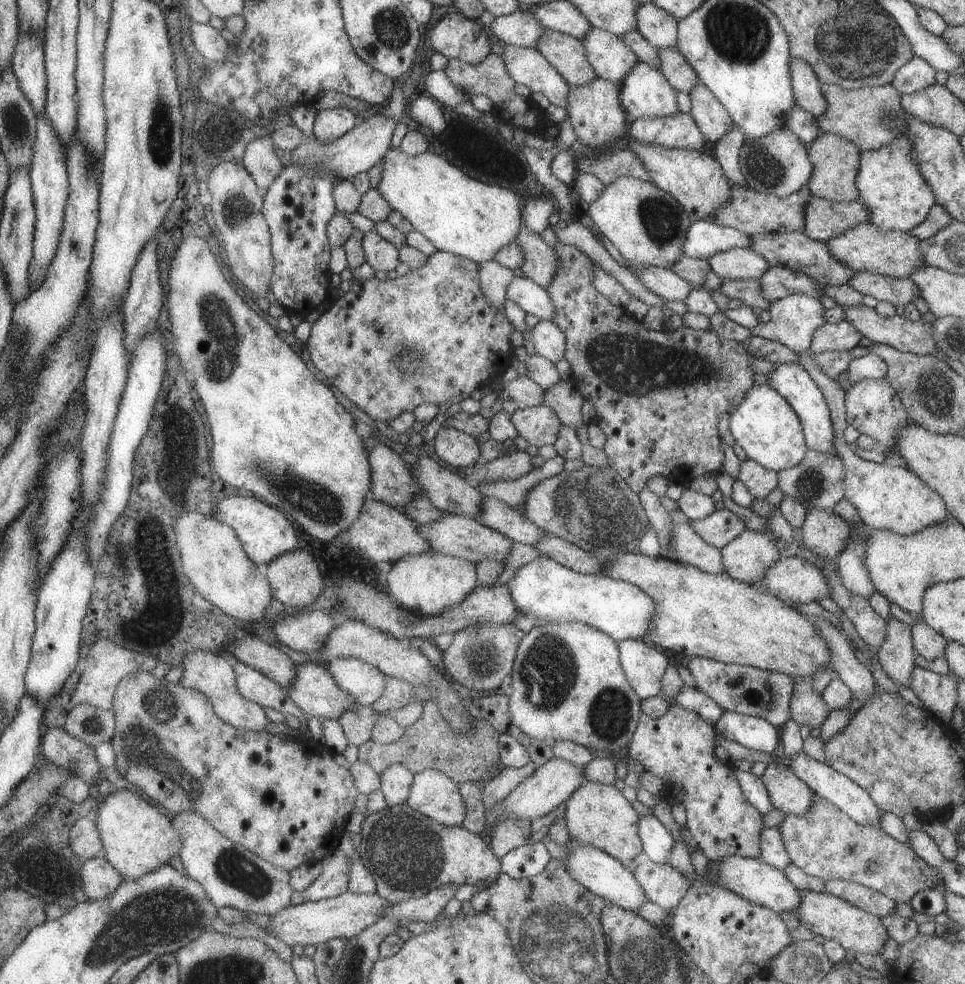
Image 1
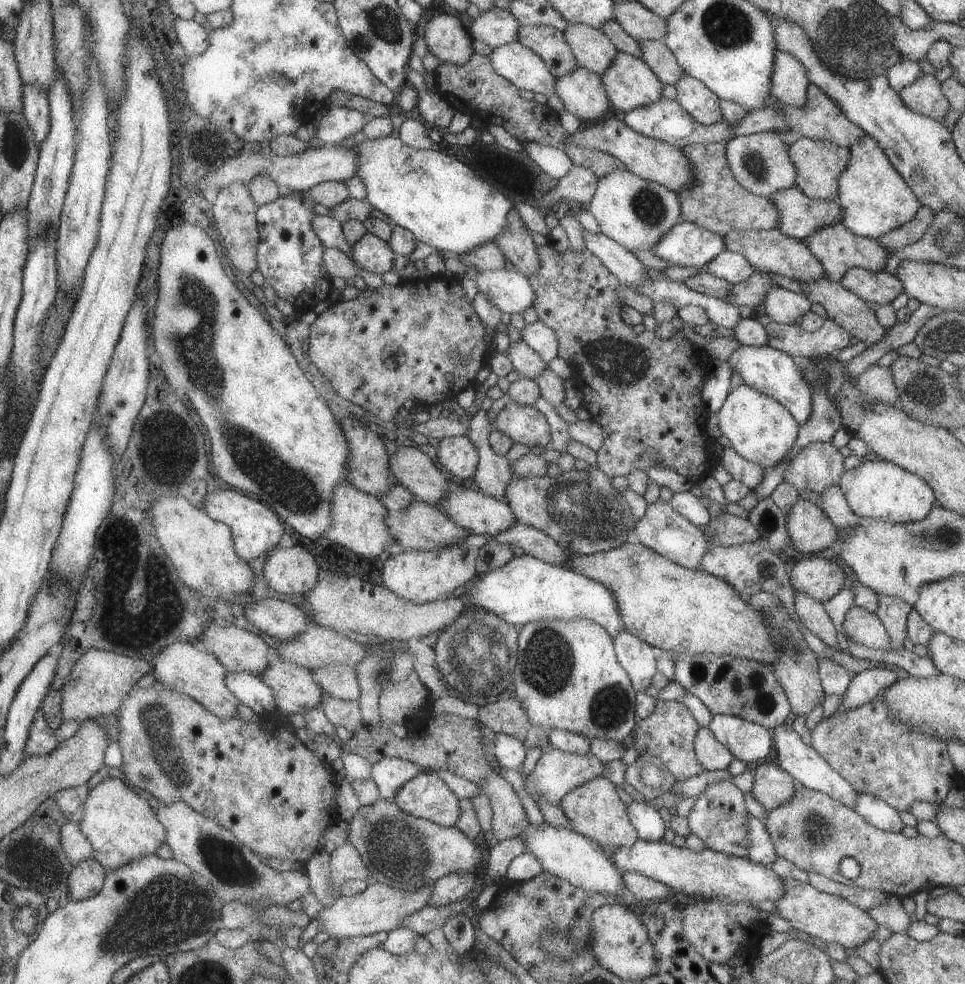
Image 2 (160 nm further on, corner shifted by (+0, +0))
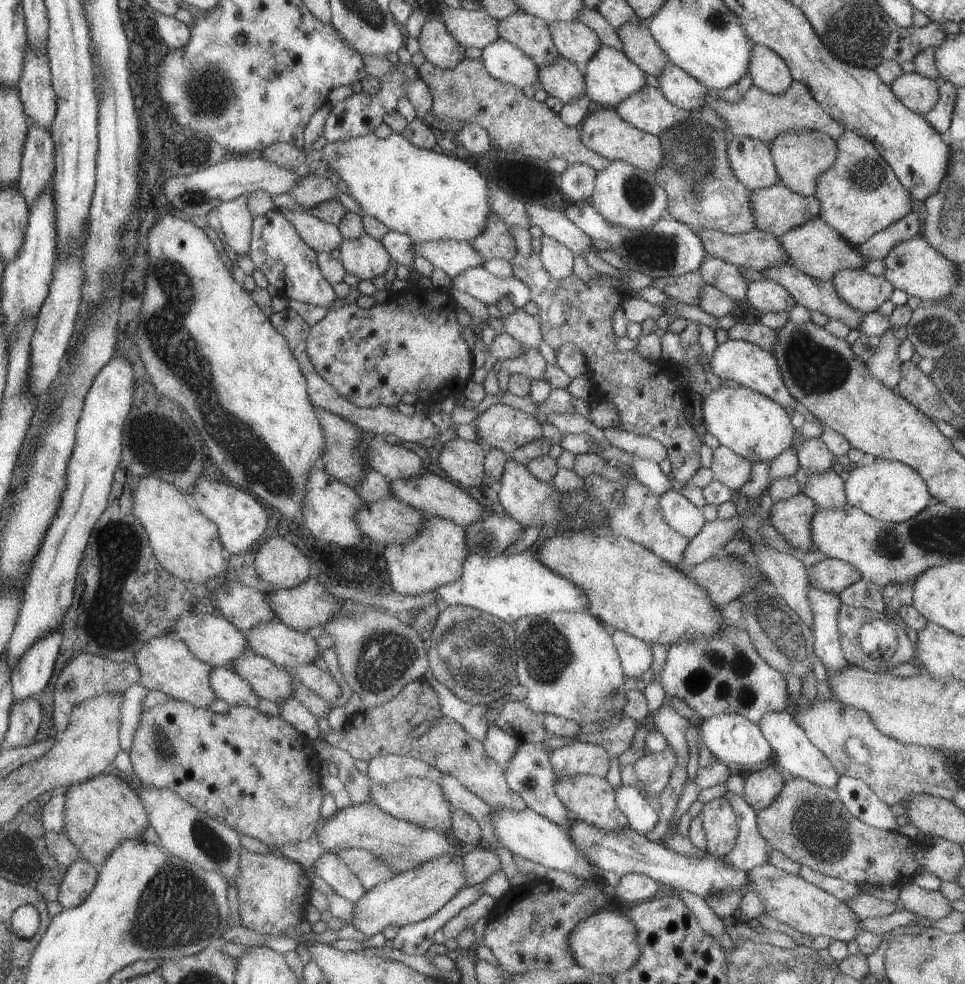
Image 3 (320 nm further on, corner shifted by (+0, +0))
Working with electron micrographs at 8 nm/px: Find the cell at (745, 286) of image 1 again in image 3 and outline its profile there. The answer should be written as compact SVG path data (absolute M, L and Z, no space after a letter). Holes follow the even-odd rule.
M693 271L676 277L659 277L652 279L651 286L661 290L671 301L683 304L698 304L700 286L704 285L701 275Z

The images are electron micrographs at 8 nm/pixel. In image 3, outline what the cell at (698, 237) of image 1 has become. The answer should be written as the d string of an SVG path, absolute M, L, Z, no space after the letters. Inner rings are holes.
M579 201L571 204L564 213L591 240L605 241L608 244L608 250L613 250L621 260L625 260L628 270L641 272L651 279L676 277L697 271L701 261L707 255L693 229L668 215L659 217L657 222L647 228L628 231L621 225L610 223L587 202Z

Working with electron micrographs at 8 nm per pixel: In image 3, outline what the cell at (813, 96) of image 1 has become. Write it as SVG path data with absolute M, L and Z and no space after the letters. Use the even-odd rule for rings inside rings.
M752 43L747 73L751 77L752 85L778 95L787 90L792 81L787 65L770 48Z

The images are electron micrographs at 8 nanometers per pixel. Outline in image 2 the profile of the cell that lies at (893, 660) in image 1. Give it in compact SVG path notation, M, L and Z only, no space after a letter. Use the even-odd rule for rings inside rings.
M879 594L877 600L878 605L875 614L888 632L890 638L888 650L900 649L903 647L903 641L906 637L906 618L913 606L900 598L889 595Z

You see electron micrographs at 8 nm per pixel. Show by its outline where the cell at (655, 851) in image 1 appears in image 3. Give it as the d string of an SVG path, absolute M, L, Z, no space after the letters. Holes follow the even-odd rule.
M636 785L614 787L614 797L617 808L627 817L629 828L645 835L655 826L657 812L647 803Z

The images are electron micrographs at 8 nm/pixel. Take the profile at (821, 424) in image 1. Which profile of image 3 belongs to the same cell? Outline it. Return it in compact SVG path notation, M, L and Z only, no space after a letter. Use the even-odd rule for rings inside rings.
M727 339L718 344L711 353L708 360L710 372L719 376L721 380L733 380L744 387L766 396L785 408L799 407L796 400L789 394L787 387L783 384L780 372L771 352L764 351L756 344L744 340Z

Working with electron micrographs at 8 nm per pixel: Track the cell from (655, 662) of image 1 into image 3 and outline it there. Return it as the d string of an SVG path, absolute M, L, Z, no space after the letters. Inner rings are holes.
M617 629L610 637L617 651L623 674L629 678L639 678L639 675L651 666L650 644Z

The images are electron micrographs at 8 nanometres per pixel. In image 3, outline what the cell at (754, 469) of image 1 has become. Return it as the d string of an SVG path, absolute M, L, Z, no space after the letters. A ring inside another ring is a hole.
M719 445L712 451L712 463L709 470L713 478L728 489L737 491L749 478L751 463L742 456L736 455L726 446Z

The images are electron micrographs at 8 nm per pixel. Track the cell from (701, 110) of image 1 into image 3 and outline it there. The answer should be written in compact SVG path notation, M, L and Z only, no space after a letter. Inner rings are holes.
M667 60L663 70L655 78L658 89L667 102L686 111L701 110L700 106L704 104L709 90L684 70Z

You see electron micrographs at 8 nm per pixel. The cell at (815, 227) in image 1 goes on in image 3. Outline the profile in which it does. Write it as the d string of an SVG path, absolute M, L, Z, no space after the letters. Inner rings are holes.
M779 180L774 185L753 189L748 199L754 228L774 237L818 216L819 201L815 195L802 197Z

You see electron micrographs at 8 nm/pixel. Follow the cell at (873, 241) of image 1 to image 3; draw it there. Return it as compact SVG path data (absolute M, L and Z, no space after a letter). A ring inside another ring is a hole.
M818 216L806 220L799 226L787 229L783 234L775 237L779 246L788 257L787 262L803 274L832 282L832 276L841 269L856 269L863 267L867 260L855 250L846 240L843 240L831 227L828 227Z

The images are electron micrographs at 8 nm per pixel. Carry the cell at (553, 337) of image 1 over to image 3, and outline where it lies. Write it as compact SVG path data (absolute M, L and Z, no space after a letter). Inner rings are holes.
M522 308L500 318L503 330L523 346L537 349L542 340L537 317L527 314Z

